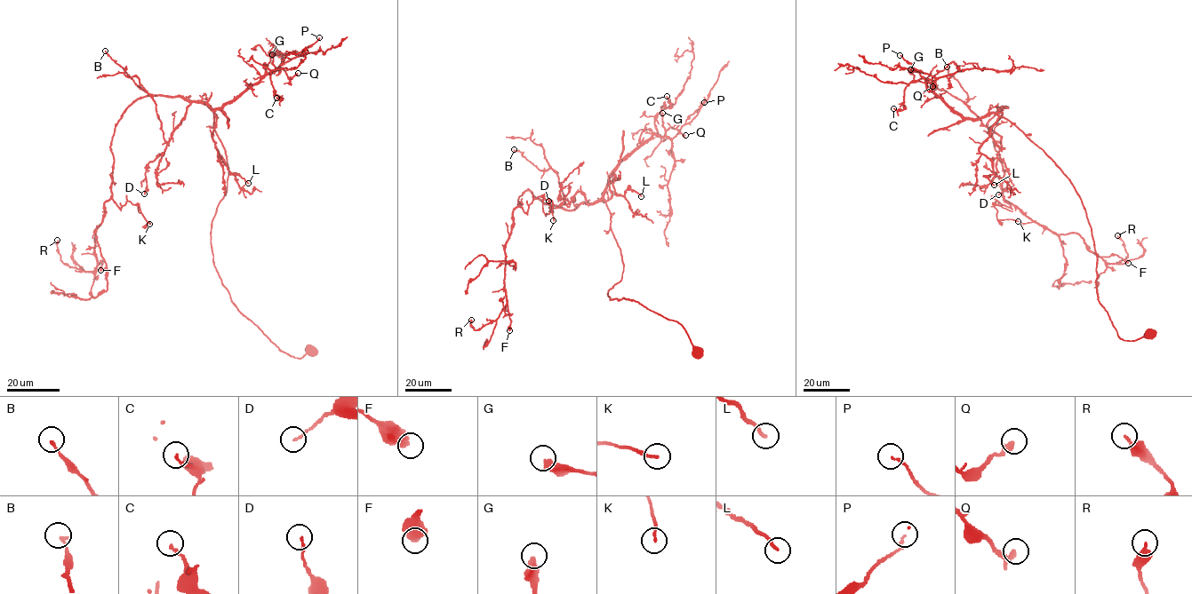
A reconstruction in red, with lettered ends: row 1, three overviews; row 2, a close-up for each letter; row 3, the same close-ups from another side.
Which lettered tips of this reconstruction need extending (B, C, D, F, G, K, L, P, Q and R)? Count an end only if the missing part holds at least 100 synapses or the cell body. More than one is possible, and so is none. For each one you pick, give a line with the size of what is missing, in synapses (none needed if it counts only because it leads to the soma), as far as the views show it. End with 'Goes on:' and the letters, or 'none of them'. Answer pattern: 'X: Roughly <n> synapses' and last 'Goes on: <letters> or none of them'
Goes on: none of them

